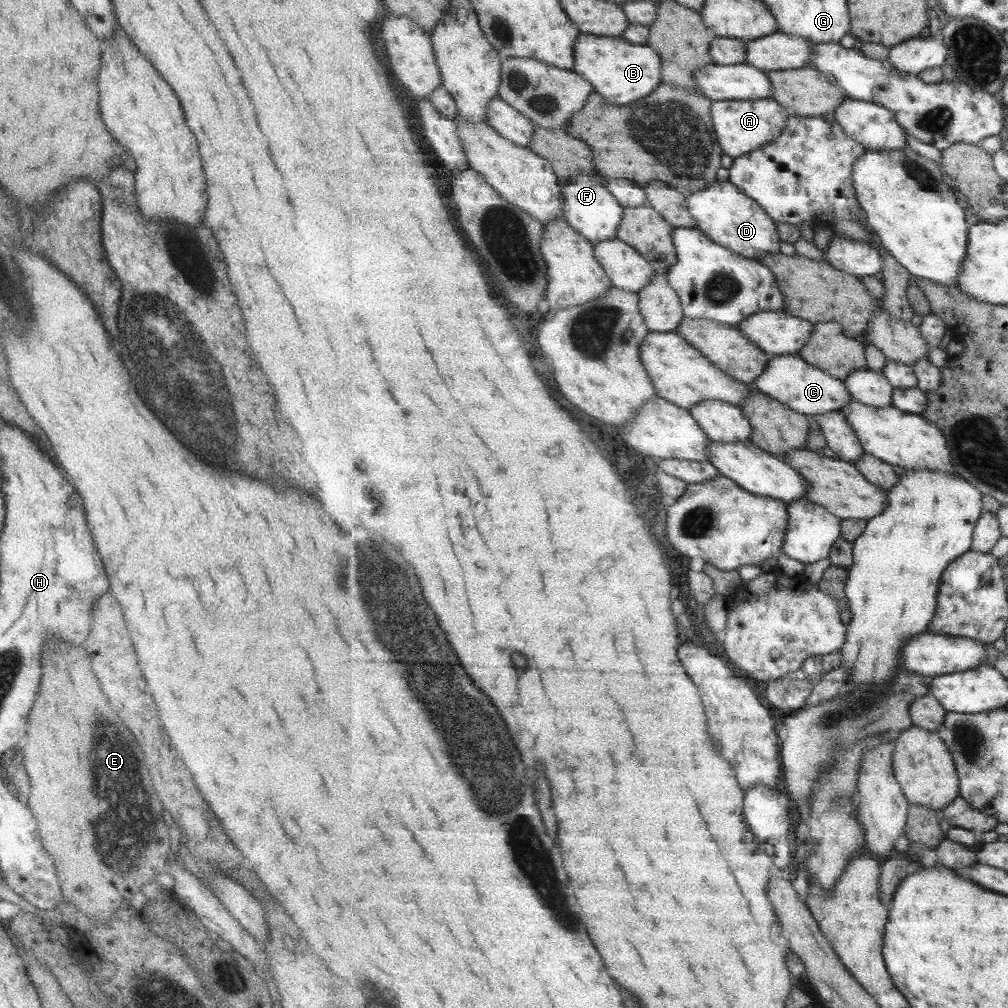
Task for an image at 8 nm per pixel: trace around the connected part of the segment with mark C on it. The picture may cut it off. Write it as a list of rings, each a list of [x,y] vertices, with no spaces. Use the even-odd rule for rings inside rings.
[[[799,354],[771,357],[766,372],[755,380],[754,386],[757,390],[786,403],[788,407],[791,407],[791,410],[799,411],[810,417],[839,411],[841,407],[849,404],[853,399],[844,380],[835,378],[834,375],[827,374],[827,371],[813,366]]]

